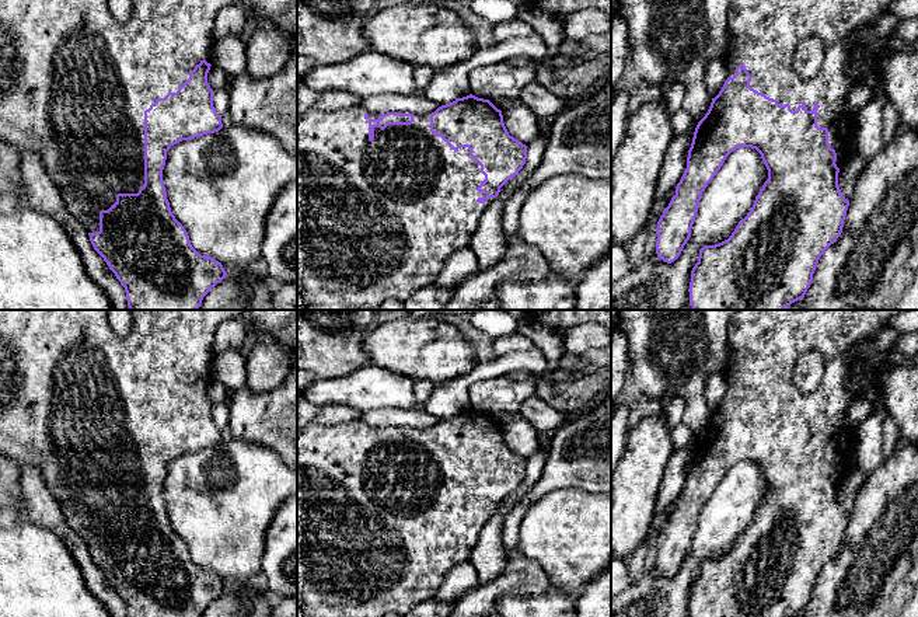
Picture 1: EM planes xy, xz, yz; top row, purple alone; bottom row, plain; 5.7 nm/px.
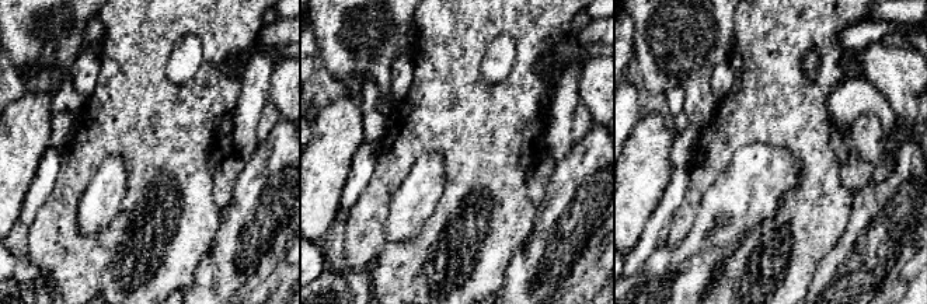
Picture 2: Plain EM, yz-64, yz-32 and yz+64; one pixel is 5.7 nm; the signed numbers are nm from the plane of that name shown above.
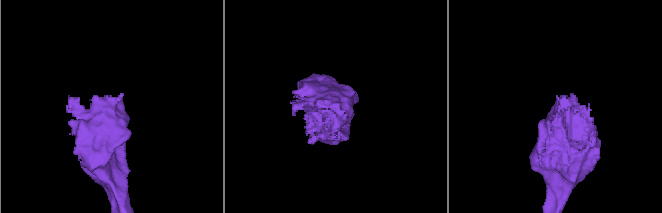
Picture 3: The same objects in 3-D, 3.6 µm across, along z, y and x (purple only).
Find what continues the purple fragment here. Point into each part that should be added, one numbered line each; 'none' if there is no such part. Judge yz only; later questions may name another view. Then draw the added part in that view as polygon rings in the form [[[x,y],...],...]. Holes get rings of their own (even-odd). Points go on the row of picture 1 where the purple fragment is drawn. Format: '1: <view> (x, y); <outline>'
1: yz (763, 34); [[[734,0],[727,13],[729,43],[725,53],[727,79],[736,74],[736,67],[744,65],[751,76],[750,87],[769,98],[778,101],[779,105],[789,104],[792,111],[806,104],[807,111],[814,109],[817,102],[817,126],[828,129],[830,147],[835,150],[838,168],[844,167],[847,158],[854,150],[854,116],[844,111],[844,104],[854,80],[844,72],[844,63],[851,49],[855,48],[849,42],[849,36],[861,28],[873,25],[886,14],[889,4],[898,0]],[[807,36],[818,36],[824,43],[824,62],[816,77],[810,80],[800,79],[793,70],[793,56],[797,45]]]

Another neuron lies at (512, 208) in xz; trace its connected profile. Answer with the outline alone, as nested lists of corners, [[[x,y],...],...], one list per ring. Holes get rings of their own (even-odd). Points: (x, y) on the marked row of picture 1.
[[[611,77],[579,102],[562,111],[549,125],[544,156],[530,178],[509,198],[503,210],[506,243],[519,234],[519,215],[526,195],[554,175],[577,174],[591,179],[611,178]]]

